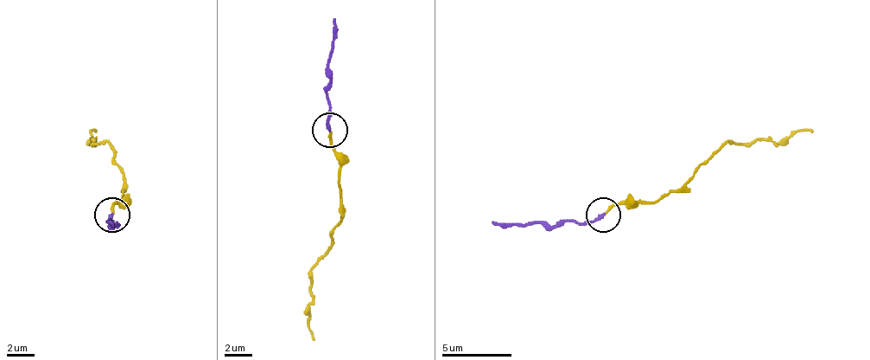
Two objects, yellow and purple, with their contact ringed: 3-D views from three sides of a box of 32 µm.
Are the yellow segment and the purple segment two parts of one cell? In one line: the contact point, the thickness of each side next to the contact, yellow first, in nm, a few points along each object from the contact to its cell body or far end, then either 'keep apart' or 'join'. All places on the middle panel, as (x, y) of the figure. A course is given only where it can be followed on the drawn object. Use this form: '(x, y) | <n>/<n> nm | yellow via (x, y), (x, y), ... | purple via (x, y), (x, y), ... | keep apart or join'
(330, 130) | 180/240 nm | yellow via (329, 131), (343, 218), (325, 253), (311, 270), (307, 325), (314, 339) | purple via (329, 131), (336, 20) | keep apart

